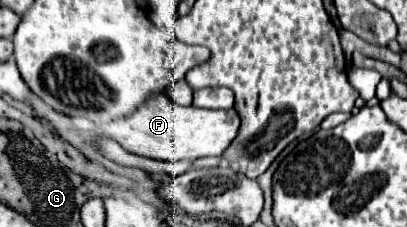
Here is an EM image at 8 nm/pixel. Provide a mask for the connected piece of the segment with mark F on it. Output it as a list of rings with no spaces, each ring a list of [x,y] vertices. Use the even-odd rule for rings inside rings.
[[[152,96],[134,116],[116,120],[106,126],[110,138],[114,138],[124,150],[146,156],[152,160],[196,160],[206,156],[222,156],[234,142],[240,130],[240,116],[230,110],[206,110],[196,106],[178,106],[168,96]]]

